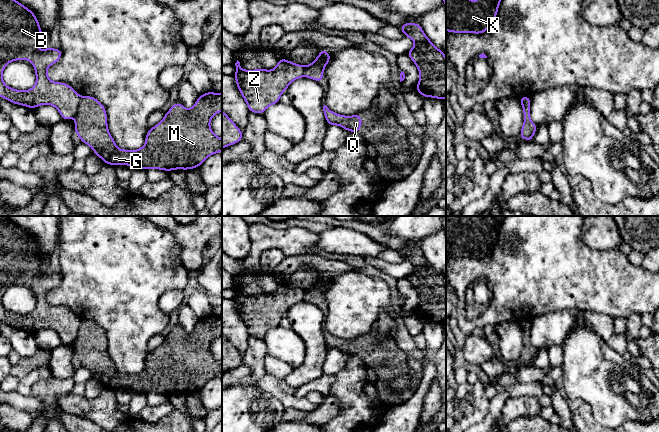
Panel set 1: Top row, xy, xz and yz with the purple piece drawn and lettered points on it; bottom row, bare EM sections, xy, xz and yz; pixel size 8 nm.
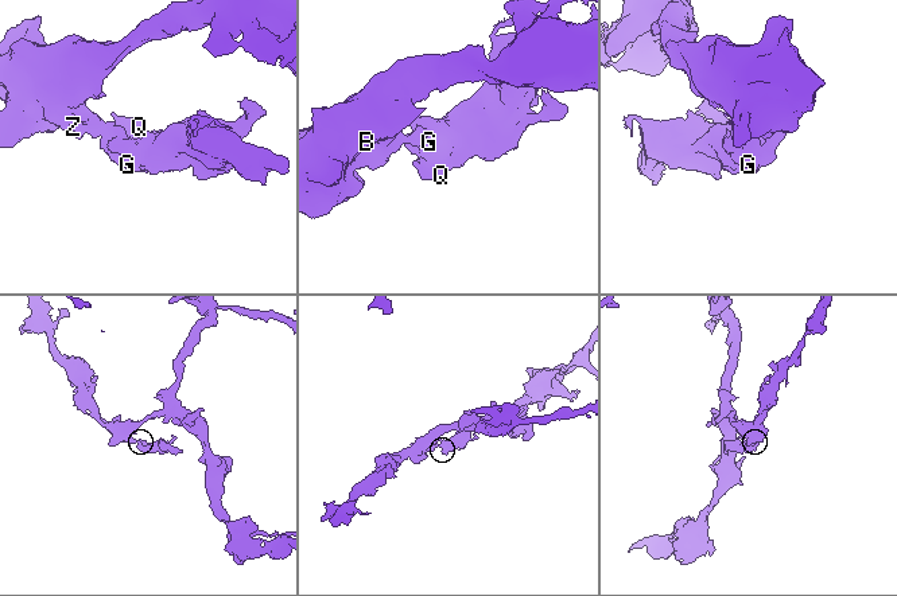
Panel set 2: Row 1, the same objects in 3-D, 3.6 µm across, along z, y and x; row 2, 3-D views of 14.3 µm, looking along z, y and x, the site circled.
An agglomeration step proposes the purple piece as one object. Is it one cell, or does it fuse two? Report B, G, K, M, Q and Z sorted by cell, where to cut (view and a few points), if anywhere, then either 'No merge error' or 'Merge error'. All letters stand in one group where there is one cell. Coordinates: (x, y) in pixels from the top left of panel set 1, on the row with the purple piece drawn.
Groups: B K Z / G M Q. Split along xy (81, 97), (76, 115). Merge error

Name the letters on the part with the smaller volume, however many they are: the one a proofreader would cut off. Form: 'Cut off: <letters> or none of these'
Cut off: G, M, Q

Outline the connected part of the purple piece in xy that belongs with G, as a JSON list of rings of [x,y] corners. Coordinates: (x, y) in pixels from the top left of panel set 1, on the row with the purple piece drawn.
[[[210,91],[199,95],[191,109],[186,109],[178,101],[158,124],[149,128],[143,147],[137,150],[124,150],[117,147],[109,132],[105,106],[93,96],[82,96],[74,130],[81,142],[89,145],[93,153],[105,164],[129,165],[135,169],[151,168],[167,172],[176,169],[189,170],[199,167],[209,156],[222,151],[222,139],[210,128],[210,121],[218,112],[222,112],[222,93]]]

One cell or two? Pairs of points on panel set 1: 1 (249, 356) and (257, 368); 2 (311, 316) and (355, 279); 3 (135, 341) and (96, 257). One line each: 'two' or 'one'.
1: one
2: two
3: one

